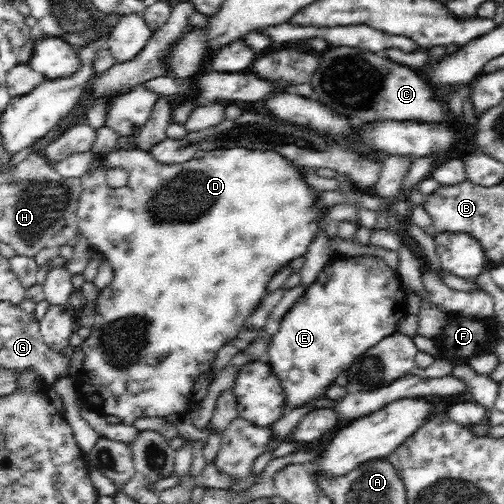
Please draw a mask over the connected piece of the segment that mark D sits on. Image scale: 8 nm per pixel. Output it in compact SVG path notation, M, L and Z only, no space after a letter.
M140 148L116 150L105 156L105 166L122 168L128 174L125 186L113 188L106 181L106 168L86 171L81 176L82 192L75 212L74 225L77 226L92 246L99 248L110 265L112 280L106 287L98 290L95 300L94 321L91 323L91 334L83 339L81 350L84 353L83 365L79 373L82 398L105 415L117 416L124 426L145 416L146 418L165 418L173 414L189 413L195 400L192 387L195 380L212 368L218 352L230 340L234 340L243 329L248 327L247 319L253 315L260 301L268 294L268 283L272 277L290 260L306 253L310 241L318 228L320 210L313 208L313 202L319 193L310 185L302 182L296 161L290 161L275 152L248 150L247 148L225 148L205 151L200 158L191 158L176 164L164 164L154 159L150 151Z

